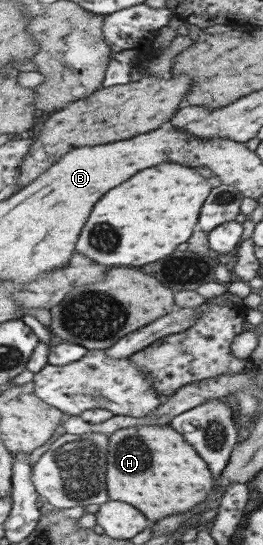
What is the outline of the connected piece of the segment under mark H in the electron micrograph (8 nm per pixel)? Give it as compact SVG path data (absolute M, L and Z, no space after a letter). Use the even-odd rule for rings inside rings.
M172 424L124 427L109 437L109 500L134 505L152 523L192 512L216 489L208 462Z

